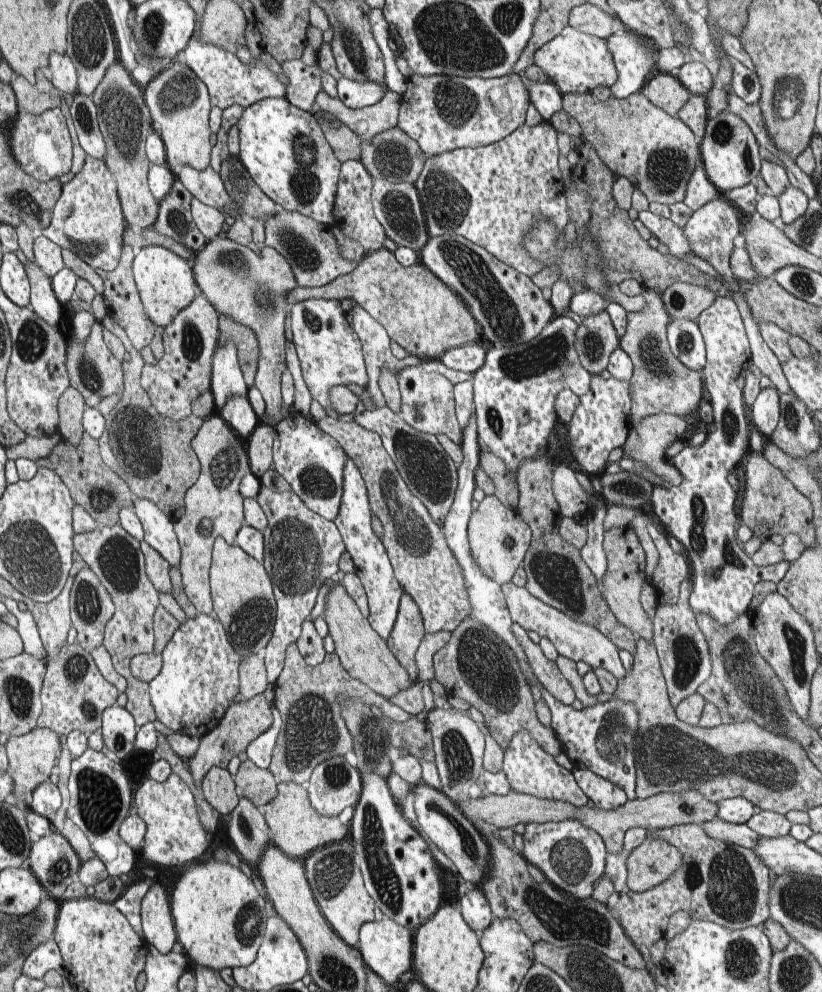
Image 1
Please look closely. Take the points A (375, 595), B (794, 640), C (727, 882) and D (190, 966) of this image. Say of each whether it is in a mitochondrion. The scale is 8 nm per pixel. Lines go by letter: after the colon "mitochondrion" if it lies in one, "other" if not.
A: other
B: mitochondrion
C: mitochondrion
D: other

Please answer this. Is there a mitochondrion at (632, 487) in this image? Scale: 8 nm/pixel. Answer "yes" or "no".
yes

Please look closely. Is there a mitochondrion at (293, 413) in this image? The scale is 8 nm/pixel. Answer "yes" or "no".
no

